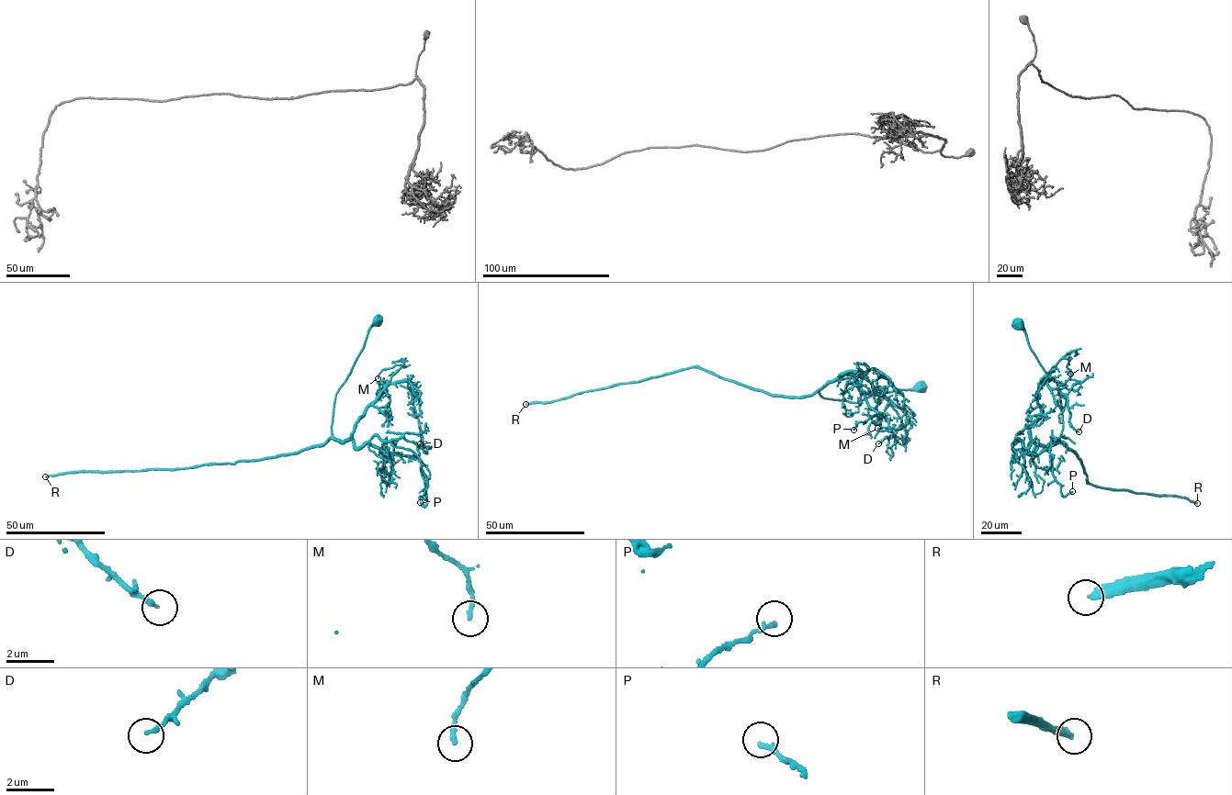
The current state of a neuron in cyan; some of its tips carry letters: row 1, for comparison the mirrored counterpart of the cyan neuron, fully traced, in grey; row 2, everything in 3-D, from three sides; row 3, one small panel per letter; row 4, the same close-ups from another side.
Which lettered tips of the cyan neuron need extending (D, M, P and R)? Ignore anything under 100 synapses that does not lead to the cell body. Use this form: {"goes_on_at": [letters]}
{"goes_on_at": ["R"]}

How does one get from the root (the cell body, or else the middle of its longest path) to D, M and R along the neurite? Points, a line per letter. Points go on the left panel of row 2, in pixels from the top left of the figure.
D: (378, 320), (336, 394), (332, 435), (349, 439), (379, 392), (407, 381), (416, 395), (412, 401), (420, 443)
M: (378, 320), (336, 394), (333, 437), (349, 439), (355, 424), (404, 365), (384, 369), (378, 378)
R: (378, 320), (374, 319), (364, 346), (336, 393), (332, 436), (323, 443), (233, 464), (84, 471), (45, 476)

